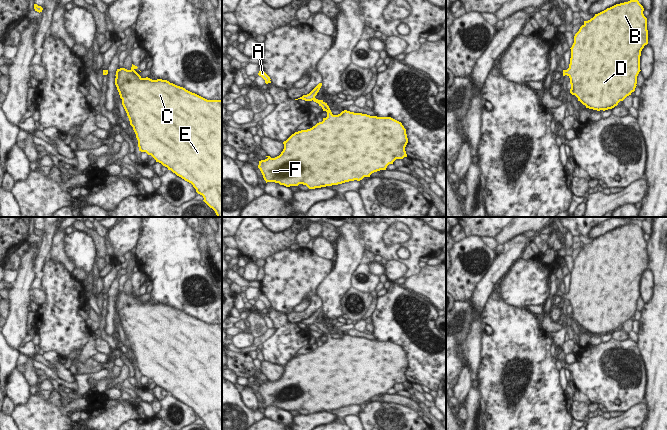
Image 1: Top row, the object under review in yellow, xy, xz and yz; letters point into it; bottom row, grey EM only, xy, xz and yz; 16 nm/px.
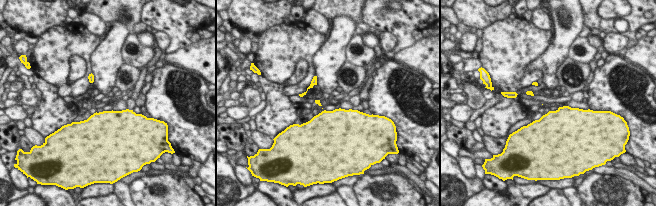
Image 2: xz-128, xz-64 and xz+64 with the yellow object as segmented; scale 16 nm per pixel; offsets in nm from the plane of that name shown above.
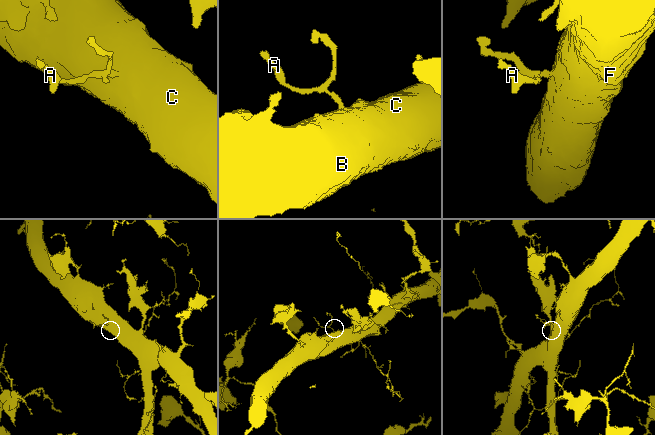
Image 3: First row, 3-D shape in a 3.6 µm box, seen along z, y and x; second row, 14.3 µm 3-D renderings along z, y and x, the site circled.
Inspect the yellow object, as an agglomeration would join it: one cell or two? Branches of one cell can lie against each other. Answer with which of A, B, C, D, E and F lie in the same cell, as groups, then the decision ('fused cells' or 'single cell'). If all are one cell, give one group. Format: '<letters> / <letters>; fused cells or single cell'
A B C D E F; single cell

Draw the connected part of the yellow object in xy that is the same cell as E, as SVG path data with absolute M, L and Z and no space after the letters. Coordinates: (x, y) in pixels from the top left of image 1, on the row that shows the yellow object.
M132 64L130 70L125 68L117 69L115 75L115 85L119 92L120 98L122 99L122 105L127 113L130 125L133 127L133 130L136 134L139 151L146 152L148 155L151 155L156 160L156 162L161 163L163 166L167 167L168 170L171 170L177 176L191 183L196 189L196 192L203 196L203 201L215 211L217 217L222 217L222 100L207 100L195 93L186 90L183 87L170 83L167 80L152 80L148 77L142 78L135 71L137 68L137 66Z

